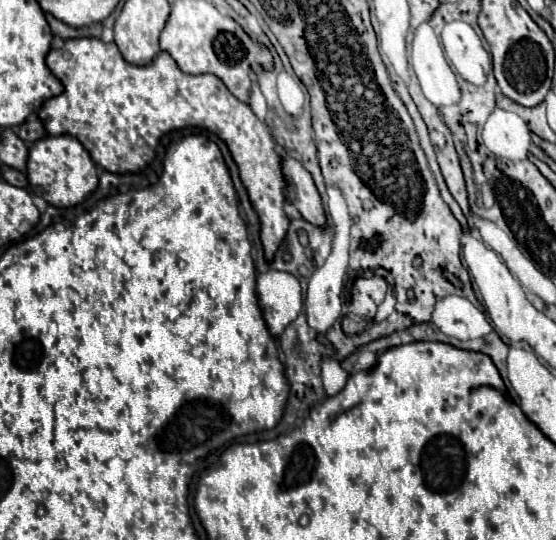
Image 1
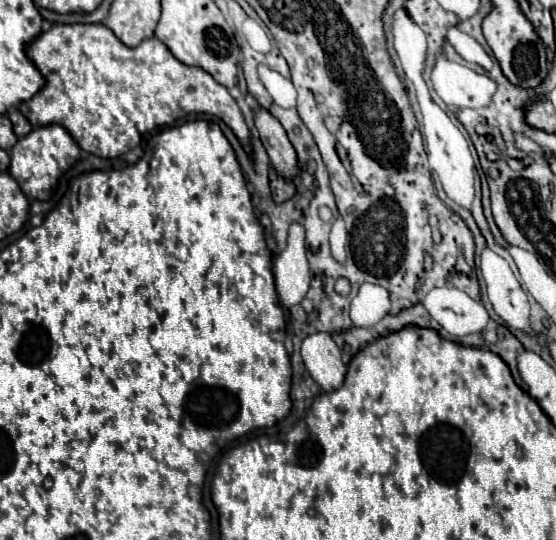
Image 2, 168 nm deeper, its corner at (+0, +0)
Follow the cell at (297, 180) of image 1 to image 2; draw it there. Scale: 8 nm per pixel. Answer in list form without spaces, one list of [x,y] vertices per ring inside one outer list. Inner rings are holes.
[[[259,108],[253,114],[253,124],[259,132],[259,138],[275,166],[275,170],[285,176],[285,178],[297,178],[299,174],[299,164],[297,164],[297,154],[283,130],[283,126],[279,124],[279,120],[275,120],[275,116],[271,116],[265,108]]]

